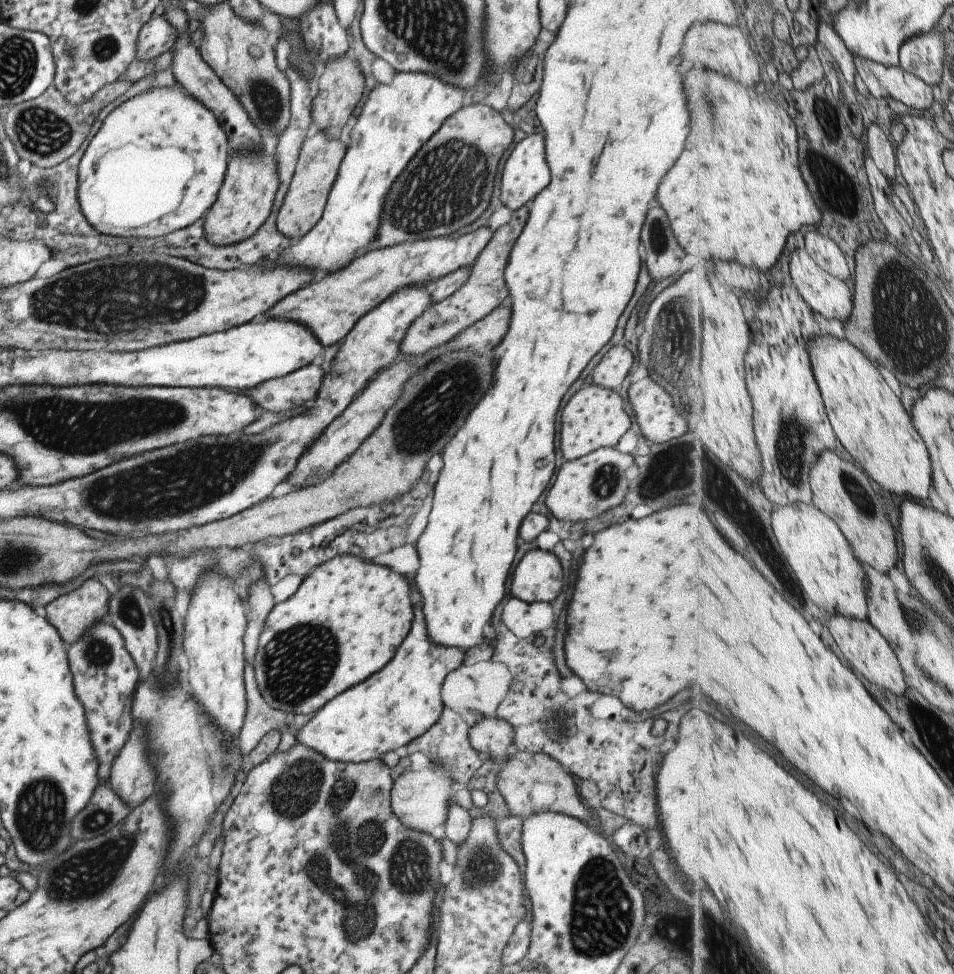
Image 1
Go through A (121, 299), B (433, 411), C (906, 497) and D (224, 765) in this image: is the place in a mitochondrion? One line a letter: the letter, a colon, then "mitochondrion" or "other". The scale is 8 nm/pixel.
A: mitochondrion
B: mitochondrion
C: other
D: mitochondrion

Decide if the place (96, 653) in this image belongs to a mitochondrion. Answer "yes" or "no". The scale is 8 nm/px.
yes

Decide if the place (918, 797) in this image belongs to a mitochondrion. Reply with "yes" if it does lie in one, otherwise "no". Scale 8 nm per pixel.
no

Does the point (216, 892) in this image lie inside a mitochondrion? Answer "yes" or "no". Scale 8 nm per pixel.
no

